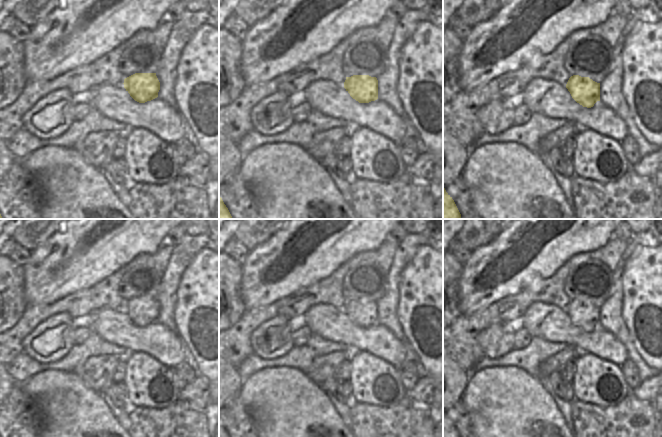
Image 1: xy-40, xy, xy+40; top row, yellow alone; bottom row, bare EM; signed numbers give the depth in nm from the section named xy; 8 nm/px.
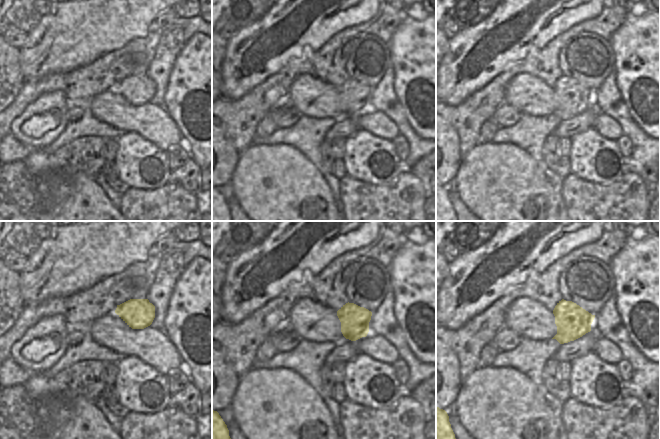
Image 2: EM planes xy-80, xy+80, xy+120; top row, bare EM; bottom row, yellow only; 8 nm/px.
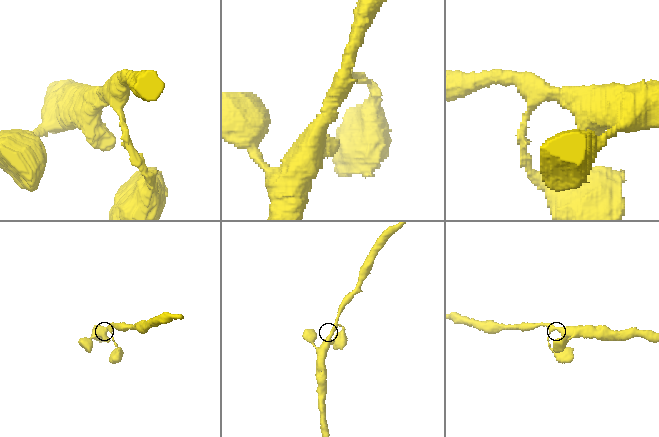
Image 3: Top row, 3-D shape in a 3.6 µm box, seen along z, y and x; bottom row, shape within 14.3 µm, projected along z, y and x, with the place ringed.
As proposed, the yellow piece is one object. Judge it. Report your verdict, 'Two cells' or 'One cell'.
One cell

